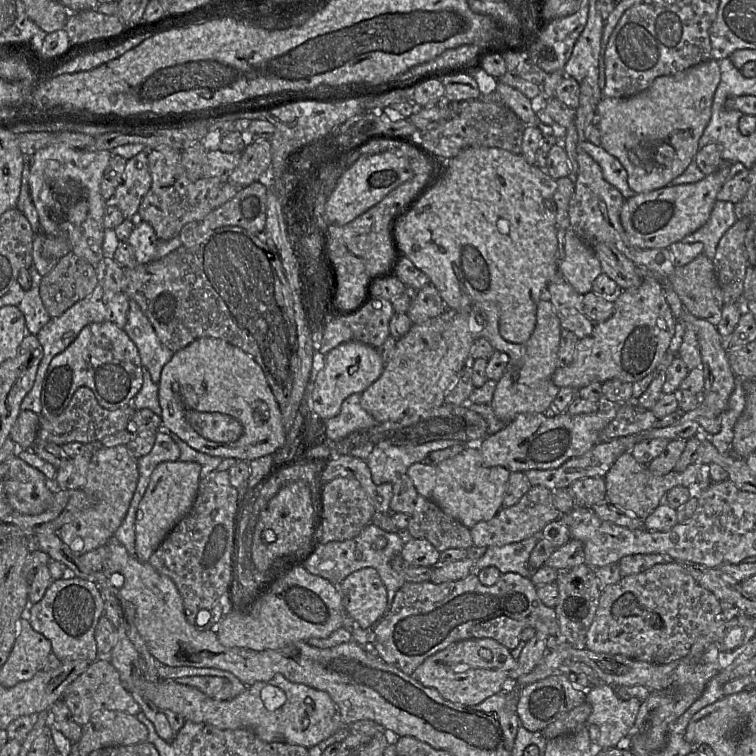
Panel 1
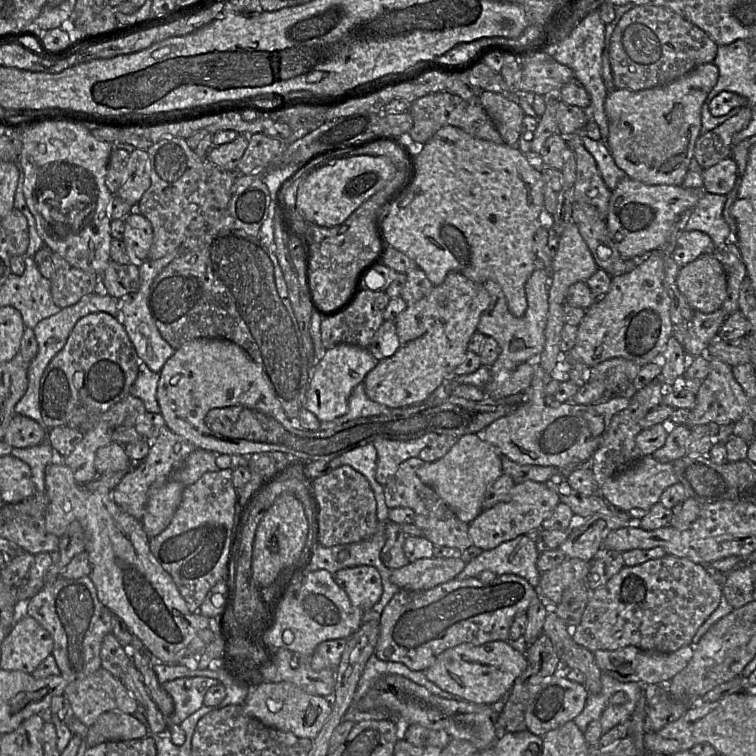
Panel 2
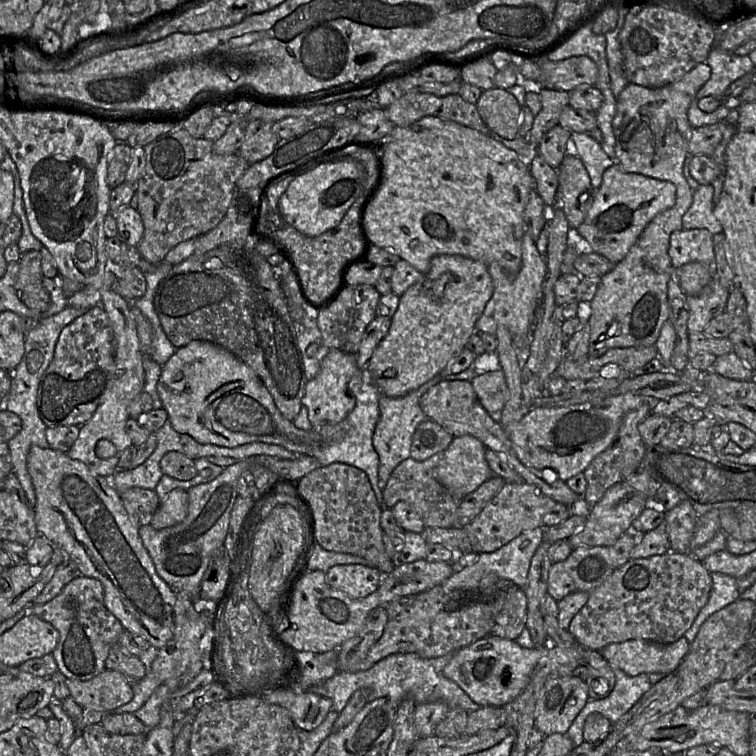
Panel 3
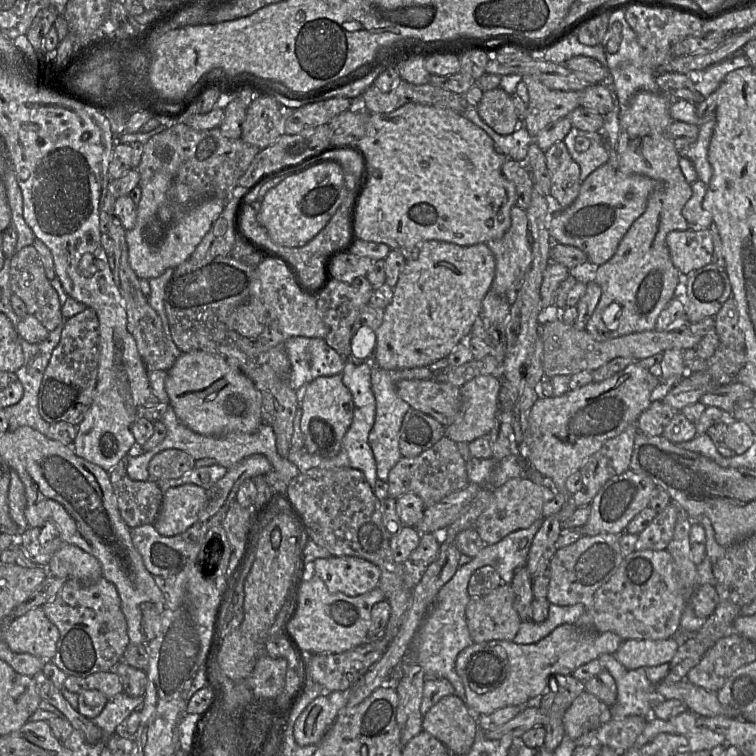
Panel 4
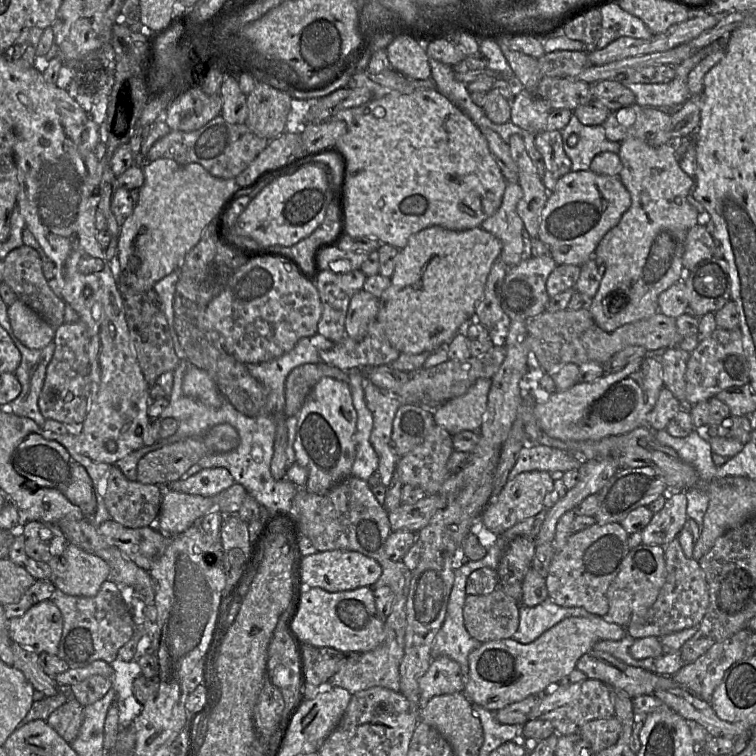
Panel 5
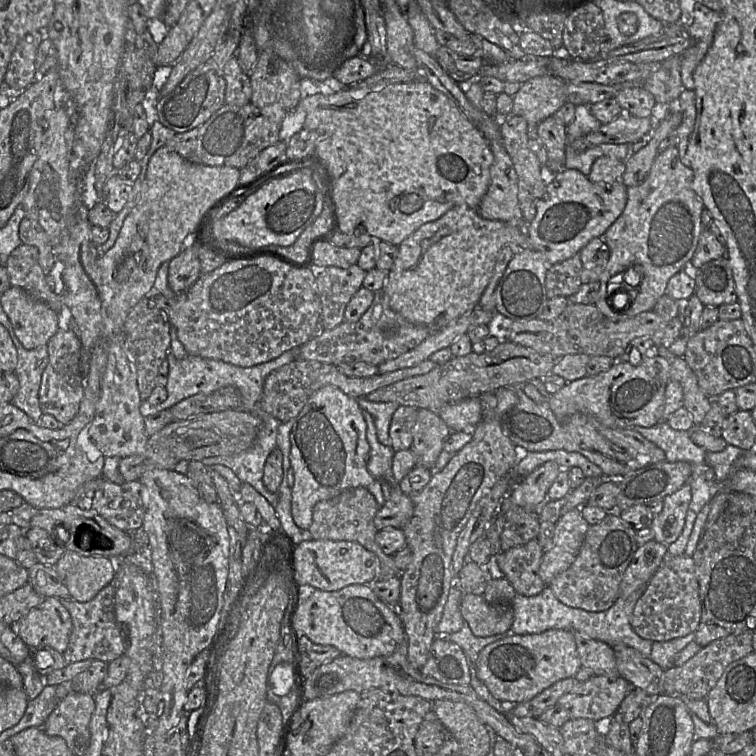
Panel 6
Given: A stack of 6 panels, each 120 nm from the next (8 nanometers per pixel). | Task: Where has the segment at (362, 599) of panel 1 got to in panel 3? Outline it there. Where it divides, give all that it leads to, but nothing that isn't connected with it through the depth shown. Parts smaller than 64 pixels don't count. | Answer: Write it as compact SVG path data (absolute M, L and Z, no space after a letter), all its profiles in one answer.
M361 564L335 565L325 573L327 584L352 600L375 592L382 580L381 575L376 568Z

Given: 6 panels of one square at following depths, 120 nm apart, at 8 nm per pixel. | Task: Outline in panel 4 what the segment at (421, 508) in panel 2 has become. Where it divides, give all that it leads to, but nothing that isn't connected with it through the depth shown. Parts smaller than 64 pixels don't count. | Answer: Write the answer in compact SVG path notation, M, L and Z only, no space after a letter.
M444 436L418 456L401 457L390 470L387 484L388 497L398 499L404 494L415 494L422 499L425 507L430 507L467 486L466 461L461 456L457 443Z

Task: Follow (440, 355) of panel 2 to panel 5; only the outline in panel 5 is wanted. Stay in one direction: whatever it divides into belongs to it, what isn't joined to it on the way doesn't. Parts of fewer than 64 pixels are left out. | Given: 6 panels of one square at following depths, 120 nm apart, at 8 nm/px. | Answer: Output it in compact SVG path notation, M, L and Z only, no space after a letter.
M436 225L412 234L406 246L399 251L390 285L379 298L376 320L391 345L406 354L433 352L446 347L475 319L476 307L483 297L487 278L501 251L501 241L482 227L454 231Z

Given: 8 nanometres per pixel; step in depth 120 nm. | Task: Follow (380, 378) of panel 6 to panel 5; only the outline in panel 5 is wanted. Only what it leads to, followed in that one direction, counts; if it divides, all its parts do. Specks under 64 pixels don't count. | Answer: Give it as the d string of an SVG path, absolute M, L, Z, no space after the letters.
M306 363L295 367L285 381L285 407L287 417L297 415L315 384L323 377L349 383L349 373L338 367L319 363Z

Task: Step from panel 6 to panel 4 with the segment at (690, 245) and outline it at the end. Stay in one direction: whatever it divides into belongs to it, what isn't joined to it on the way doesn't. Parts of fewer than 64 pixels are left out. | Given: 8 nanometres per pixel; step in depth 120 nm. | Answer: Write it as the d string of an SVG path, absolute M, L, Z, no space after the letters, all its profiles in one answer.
M641 91L633 96L628 106L623 108L619 114L619 137L616 147L617 170L624 175L647 176L657 180L662 186L650 194L644 213L630 226L621 239L615 254L604 264L585 272L586 279L595 281L601 287L600 299L585 328L597 341L655 329L660 312L674 297L675 289L681 281L681 274L671 261L666 237L671 231L685 231L691 228L682 215L682 209L692 195L692 188L679 167L678 161L681 153L667 133L667 128L673 121L670 115L671 103L671 97L663 92Z

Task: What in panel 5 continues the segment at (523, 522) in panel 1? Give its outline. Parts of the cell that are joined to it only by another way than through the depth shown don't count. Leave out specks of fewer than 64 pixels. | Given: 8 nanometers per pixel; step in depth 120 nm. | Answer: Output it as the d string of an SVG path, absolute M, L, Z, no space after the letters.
M531 471L521 473L513 481L508 481L482 512L479 528L487 530L489 538L499 536L516 524L543 511L544 499L554 489L555 476L546 471Z

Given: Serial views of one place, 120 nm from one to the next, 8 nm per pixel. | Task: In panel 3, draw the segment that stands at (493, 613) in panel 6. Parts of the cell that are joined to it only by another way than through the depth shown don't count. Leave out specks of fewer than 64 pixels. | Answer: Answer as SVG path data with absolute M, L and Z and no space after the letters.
M518 589L509 593L503 608L495 618L490 635L515 640L526 625L527 599L524 591Z

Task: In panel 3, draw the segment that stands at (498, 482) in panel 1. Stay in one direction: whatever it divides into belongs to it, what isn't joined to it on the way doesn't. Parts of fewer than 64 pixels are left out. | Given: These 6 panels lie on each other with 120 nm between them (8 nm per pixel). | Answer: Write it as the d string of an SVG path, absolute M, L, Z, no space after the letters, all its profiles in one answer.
M471 435L454 437L443 452L438 465L431 470L431 476L444 486L457 502L460 502L466 495L494 476L485 459L485 451L484 444Z

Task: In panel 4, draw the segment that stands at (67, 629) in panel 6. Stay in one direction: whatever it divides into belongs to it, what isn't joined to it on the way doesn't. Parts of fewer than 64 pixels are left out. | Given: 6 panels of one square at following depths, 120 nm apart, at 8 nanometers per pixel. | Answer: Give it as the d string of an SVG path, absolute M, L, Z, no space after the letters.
M37 607L17 618L8 619L8 626L2 639L15 653L30 654L43 661L52 661L60 637L58 628L47 618L42 607Z

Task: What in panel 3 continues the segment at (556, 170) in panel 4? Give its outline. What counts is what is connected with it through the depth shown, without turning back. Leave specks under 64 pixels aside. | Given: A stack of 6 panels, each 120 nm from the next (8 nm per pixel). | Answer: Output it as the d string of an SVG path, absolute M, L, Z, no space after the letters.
M567 153L556 170L559 181L556 200L562 203L562 209L569 225L576 230L583 223L587 212L591 208L597 189L591 185L588 171L577 155Z

